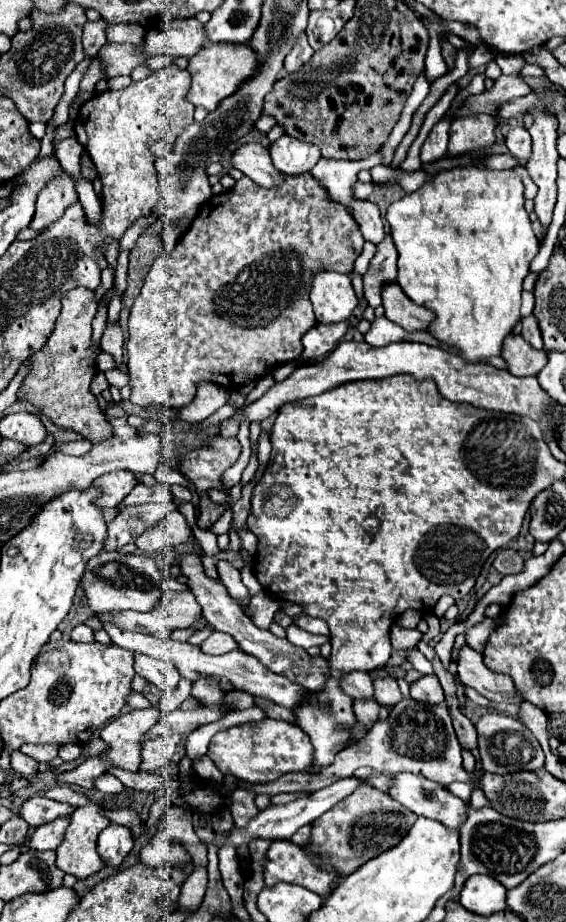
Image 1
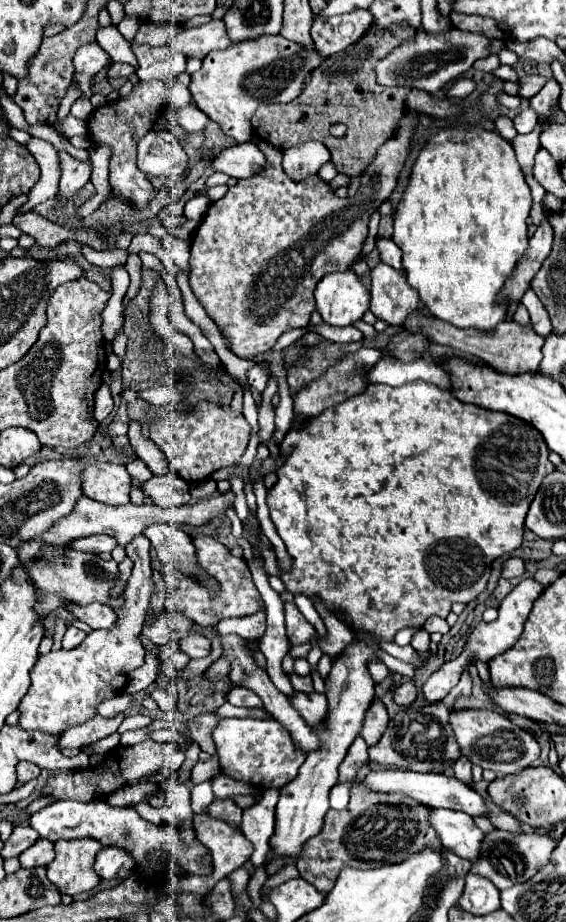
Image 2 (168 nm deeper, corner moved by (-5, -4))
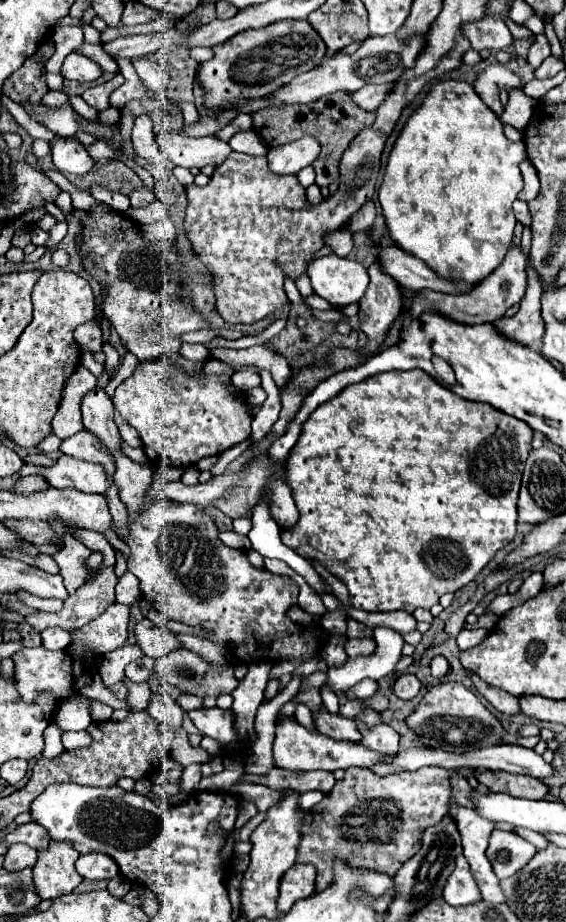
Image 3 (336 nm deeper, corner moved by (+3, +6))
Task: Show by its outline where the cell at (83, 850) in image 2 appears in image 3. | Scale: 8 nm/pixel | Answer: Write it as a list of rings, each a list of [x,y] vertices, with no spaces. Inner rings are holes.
[[[50,841],[48,849],[38,853],[38,861],[32,871],[40,899],[56,899],[58,895],[72,893],[82,883],[82,877],[74,869],[78,857],[78,851],[74,851],[70,843],[56,841]]]

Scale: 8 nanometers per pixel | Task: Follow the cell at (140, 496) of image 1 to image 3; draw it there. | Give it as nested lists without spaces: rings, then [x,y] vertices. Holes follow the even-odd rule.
[[[264,455],[264,459],[256,459],[256,463],[246,463],[244,471],[230,471],[224,475],[216,475],[212,477],[208,483],[204,485],[194,485],[188,487],[184,483],[168,483],[164,489],[164,495],[170,499],[176,499],[180,503],[192,503],[198,507],[204,507],[204,503],[216,503],[216,509],[220,509],[226,517],[230,519],[238,519],[238,517],[252,517],[252,507],[264,499],[268,501],[268,509],[272,519],[278,523],[278,527],[282,529],[290,529],[294,527],[294,523],[298,521],[298,509],[294,505],[292,499],[292,489],[286,483],[286,461],[274,461],[270,455]]]

